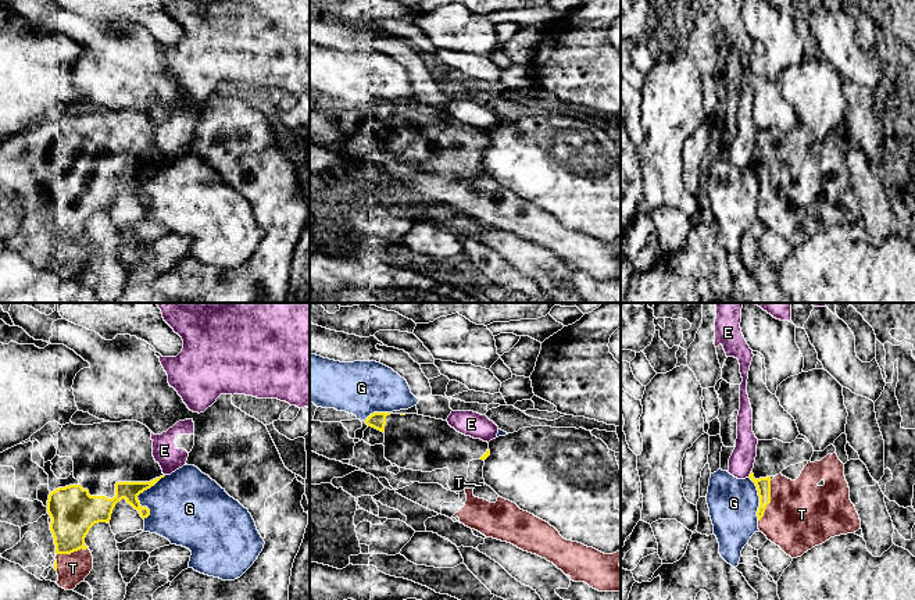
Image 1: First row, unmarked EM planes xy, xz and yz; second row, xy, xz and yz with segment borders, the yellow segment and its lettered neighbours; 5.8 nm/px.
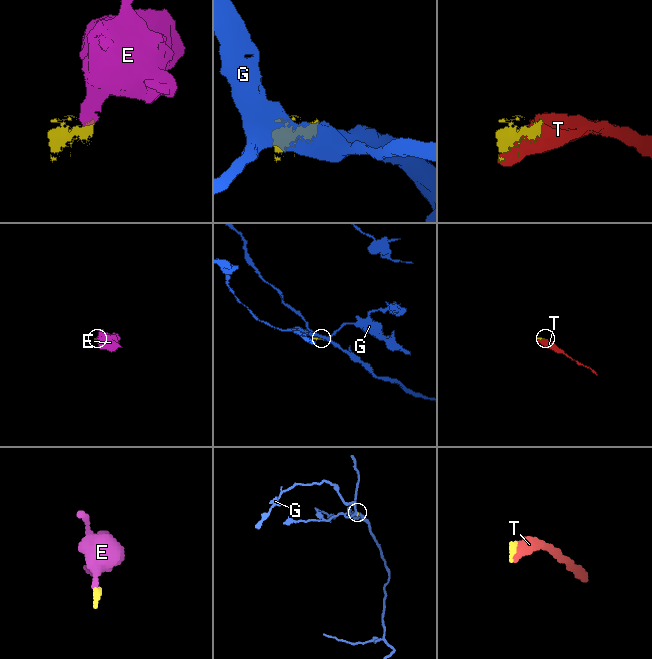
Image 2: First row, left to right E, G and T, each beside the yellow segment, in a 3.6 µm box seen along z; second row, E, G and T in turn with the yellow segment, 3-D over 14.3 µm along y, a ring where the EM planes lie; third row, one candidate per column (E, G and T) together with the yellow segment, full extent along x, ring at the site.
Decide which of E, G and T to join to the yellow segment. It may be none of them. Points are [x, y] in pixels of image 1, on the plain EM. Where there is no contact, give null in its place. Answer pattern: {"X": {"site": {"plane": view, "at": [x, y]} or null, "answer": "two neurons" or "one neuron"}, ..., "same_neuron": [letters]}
{"E": {"site": {"plane": "yz", "at": [750, 163]}, "answer": "two neurons"}, "G": {"site": {"plane": "xy", "at": [138, 184]}, "answer": "two neurons"}, "T": {"site": {"plane": "yz", "at": [769, 190]}, "answer": "one neuron"}, "same_neuron": ["T"]}

